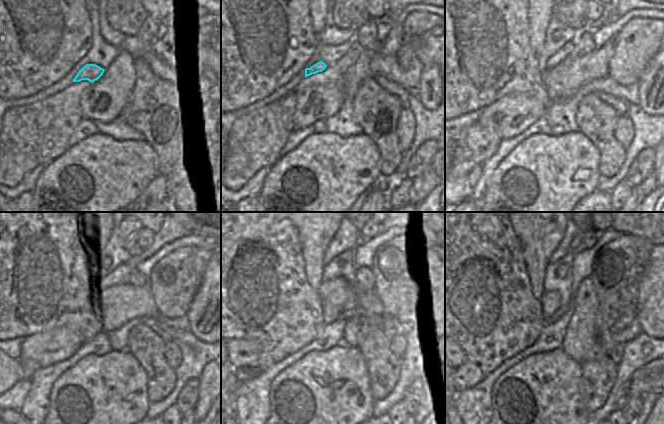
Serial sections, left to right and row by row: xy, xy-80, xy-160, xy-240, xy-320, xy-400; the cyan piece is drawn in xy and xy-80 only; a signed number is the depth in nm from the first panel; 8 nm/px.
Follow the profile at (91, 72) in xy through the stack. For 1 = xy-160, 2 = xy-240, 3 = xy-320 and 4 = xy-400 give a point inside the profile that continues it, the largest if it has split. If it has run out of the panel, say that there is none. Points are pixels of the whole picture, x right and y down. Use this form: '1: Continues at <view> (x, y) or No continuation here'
1: Continues at xy-160 (565, 51)
2: Continues at xy-240 (168, 232)
3: Continues at xy-320 (390, 232)
4: Continues at xy-400 (648, 232)

